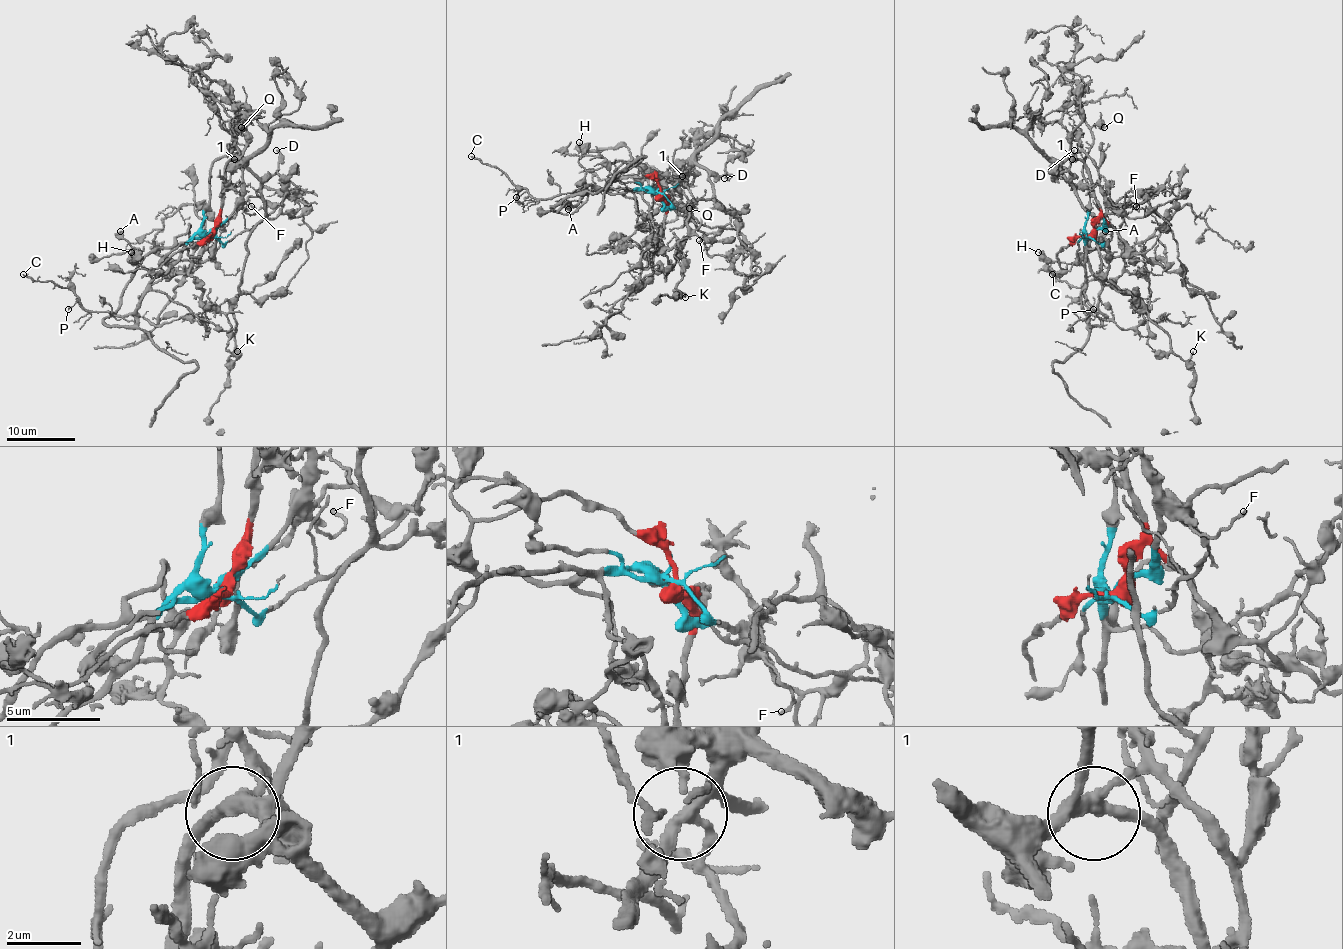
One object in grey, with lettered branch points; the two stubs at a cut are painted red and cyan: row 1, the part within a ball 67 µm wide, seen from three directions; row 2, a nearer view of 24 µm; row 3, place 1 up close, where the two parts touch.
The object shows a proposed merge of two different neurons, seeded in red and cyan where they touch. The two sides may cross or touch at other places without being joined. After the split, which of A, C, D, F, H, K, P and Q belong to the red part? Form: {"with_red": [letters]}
{"with_red": ["A", "D", "H", "K"]}

